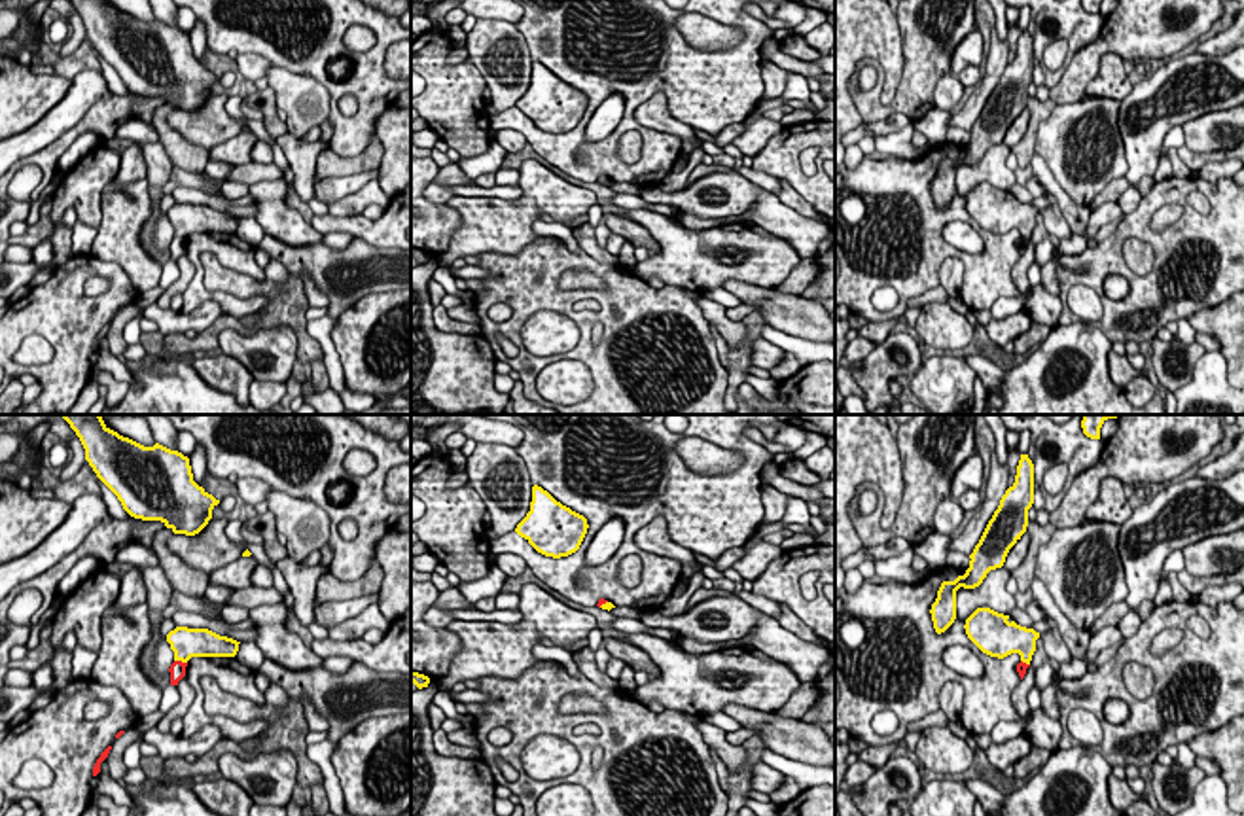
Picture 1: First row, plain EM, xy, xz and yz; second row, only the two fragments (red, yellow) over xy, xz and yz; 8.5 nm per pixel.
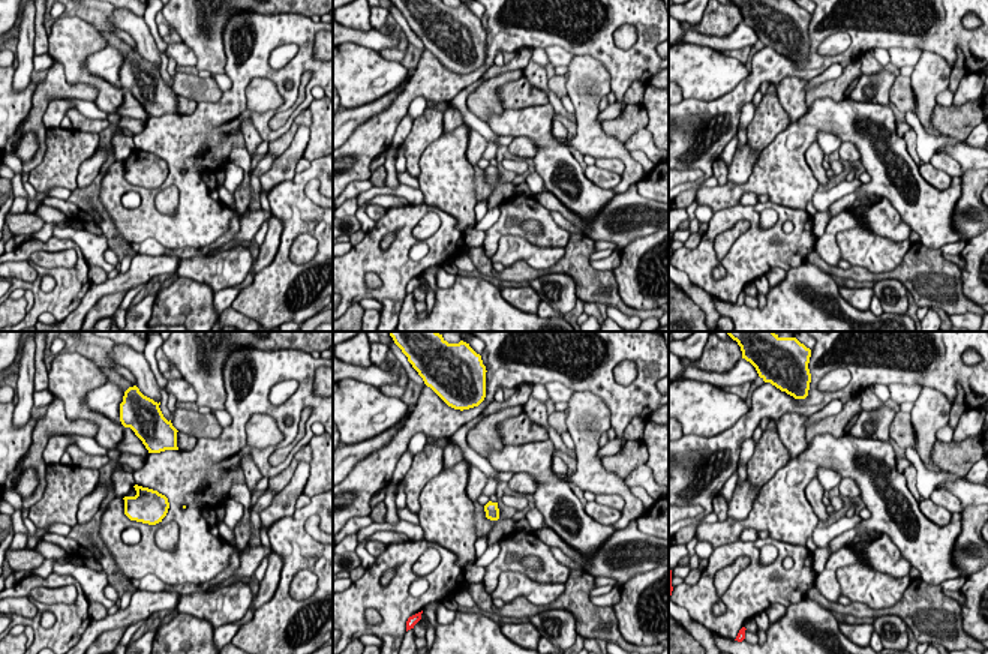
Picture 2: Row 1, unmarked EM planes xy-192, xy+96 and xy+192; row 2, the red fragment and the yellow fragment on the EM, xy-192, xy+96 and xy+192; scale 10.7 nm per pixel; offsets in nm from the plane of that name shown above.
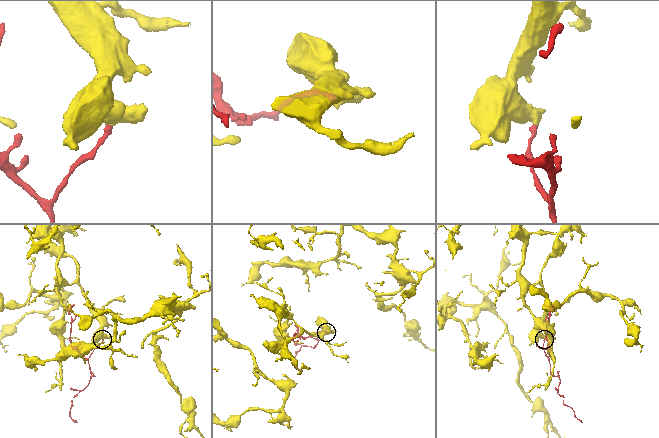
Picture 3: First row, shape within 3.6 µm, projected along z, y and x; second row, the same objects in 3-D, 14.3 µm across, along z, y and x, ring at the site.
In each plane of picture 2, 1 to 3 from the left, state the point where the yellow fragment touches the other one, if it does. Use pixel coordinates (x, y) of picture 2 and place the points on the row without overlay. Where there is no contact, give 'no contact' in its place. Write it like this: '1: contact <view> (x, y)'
1: no contact
2: no contact
3: no contact

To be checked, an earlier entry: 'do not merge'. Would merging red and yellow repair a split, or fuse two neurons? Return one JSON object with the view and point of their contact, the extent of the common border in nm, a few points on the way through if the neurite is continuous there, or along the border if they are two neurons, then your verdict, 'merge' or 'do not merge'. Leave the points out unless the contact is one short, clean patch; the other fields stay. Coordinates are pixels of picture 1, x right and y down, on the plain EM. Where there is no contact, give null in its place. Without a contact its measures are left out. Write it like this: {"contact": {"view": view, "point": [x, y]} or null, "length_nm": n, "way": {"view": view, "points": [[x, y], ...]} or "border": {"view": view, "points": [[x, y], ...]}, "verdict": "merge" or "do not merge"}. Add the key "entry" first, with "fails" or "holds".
{"entry": "fails", "contact": {"view": "xy", "point": [180, 237]}, "length_nm": 120, "way": {"view": "xy", "points": [[177, 245], [180, 237], [186, 218]]}, "verdict": "merge"}

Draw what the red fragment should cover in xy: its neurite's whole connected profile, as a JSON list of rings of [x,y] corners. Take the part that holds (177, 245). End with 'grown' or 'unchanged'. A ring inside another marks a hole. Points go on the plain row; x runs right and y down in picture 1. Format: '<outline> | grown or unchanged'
[[[176,203],[167,210],[167,218],[174,227],[174,239],[170,240],[170,261],[186,252],[186,242],[191,233],[235,233],[239,220],[233,214],[220,212],[208,204]]] | grown

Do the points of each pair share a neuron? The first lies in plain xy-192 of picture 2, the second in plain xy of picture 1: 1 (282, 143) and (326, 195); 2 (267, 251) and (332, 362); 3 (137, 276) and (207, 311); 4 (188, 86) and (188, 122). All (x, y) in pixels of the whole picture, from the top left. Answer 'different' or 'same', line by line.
1: different
2: different
3: same
4: different

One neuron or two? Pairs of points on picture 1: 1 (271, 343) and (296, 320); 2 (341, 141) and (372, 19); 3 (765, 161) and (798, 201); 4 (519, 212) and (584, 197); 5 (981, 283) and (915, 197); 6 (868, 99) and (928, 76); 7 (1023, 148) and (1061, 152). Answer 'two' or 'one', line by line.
1: two
2: one
3: two
4: one
5: one
6: one
7: two

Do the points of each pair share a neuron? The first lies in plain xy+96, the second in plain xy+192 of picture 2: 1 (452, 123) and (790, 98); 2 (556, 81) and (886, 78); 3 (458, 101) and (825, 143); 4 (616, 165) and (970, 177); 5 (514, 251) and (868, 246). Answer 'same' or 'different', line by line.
1: same
2: different
3: same
4: same
5: same

